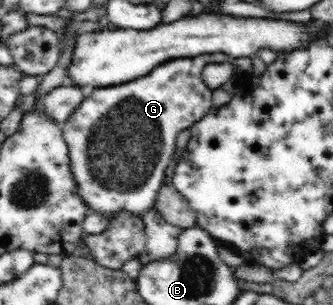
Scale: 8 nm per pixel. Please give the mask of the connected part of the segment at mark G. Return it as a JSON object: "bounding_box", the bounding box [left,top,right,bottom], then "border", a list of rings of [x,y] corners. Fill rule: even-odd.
{"bounding_box":[62,53,228,221],"border":[[[208,53],[204,56],[181,56],[161,63],[148,75],[131,82],[108,87],[88,89],[84,102],[62,125],[64,140],[68,144],[70,168],[76,192],[84,198],[91,211],[108,216],[109,221],[120,212],[141,216],[155,207],[160,186],[168,181],[173,166],[174,150],[179,133],[200,122],[212,109],[213,91],[203,82],[203,67],[228,62],[225,53]]]}

